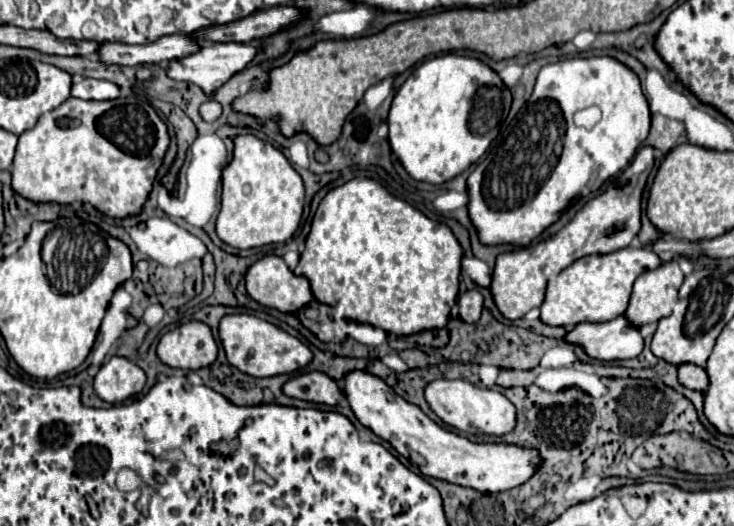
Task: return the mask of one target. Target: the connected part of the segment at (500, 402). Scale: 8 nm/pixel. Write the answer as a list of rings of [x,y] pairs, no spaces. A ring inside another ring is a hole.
[[[436,380],[426,386],[424,392],[430,408],[442,418],[448,426],[468,432],[468,434],[490,434],[504,436],[516,428],[516,408],[500,392],[490,388],[480,388],[468,380]]]

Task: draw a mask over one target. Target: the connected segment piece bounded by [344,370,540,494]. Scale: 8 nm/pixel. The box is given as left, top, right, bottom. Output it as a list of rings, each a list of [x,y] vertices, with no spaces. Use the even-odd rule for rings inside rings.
[[[356,370],[346,374],[344,392],[360,424],[390,442],[398,454],[408,458],[424,476],[494,494],[524,484],[540,466],[538,452],[532,448],[518,448],[510,444],[474,444],[468,438],[444,430],[418,406],[400,398],[384,380],[368,372]]]

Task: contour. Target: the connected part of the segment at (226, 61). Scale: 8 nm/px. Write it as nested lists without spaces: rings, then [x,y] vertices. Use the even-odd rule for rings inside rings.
[[[222,42],[204,44],[204,46],[200,46],[194,54],[188,54],[188,56],[184,56],[184,58],[178,58],[178,60],[168,62],[166,74],[168,74],[172,80],[194,82],[194,84],[198,84],[206,94],[214,94],[214,90],[220,88],[232,74],[244,70],[244,68],[248,66],[248,62],[254,58],[254,54],[256,54],[256,48],[244,46],[244,44],[236,44],[236,42],[228,42],[228,44],[222,44]]]

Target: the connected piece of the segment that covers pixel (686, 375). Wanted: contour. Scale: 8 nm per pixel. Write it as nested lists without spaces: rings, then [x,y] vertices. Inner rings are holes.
[[[680,364],[678,366],[678,382],[684,388],[704,392],[708,388],[708,374],[702,366],[692,366],[692,364]]]

